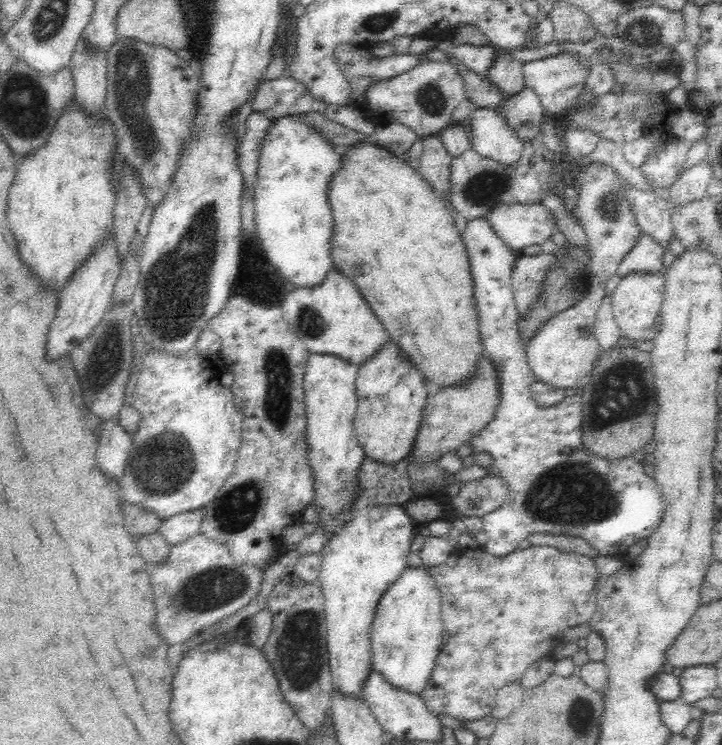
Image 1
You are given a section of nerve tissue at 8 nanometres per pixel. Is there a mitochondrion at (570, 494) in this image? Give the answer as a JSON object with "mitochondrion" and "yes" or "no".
{"mitochondrion":"yes"}

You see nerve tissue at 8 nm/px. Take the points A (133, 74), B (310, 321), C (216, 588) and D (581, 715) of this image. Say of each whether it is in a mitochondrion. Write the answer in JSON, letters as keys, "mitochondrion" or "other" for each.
{"A":"mitochondrion","B":"mitochondrion","C":"mitochondrion","D":"mitochondrion"}

